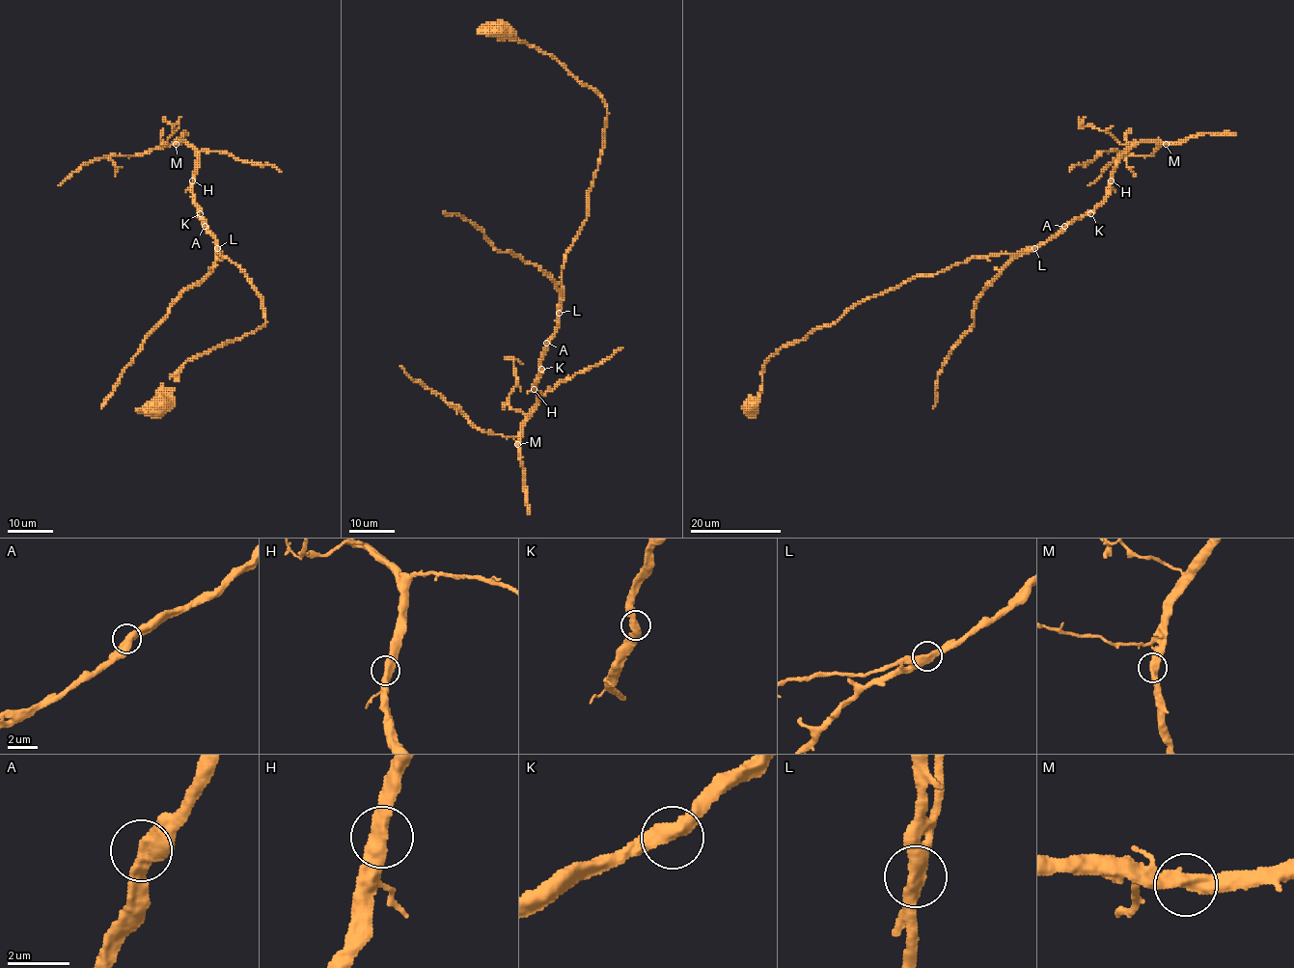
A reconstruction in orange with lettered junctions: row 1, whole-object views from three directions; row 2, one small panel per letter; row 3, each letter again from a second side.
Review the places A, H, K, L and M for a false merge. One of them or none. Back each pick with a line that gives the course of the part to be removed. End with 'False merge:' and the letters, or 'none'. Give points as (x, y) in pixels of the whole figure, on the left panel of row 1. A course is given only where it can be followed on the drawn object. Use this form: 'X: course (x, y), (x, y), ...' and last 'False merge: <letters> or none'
False merge: none

